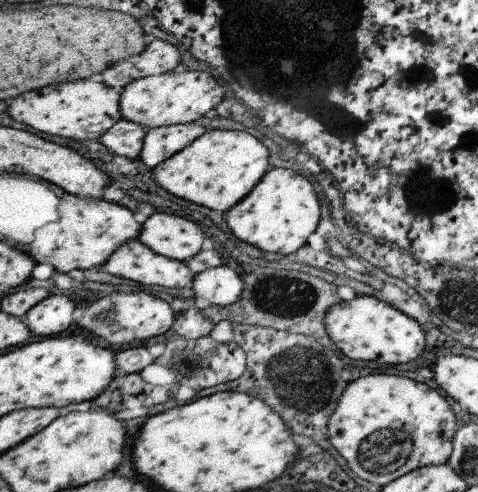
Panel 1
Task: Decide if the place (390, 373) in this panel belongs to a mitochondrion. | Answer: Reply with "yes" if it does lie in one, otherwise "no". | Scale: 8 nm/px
no

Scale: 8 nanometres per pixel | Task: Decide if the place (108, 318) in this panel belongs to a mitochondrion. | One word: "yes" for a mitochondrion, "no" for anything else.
yes

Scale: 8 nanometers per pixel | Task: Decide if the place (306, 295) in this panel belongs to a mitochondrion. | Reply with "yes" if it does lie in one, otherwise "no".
yes

